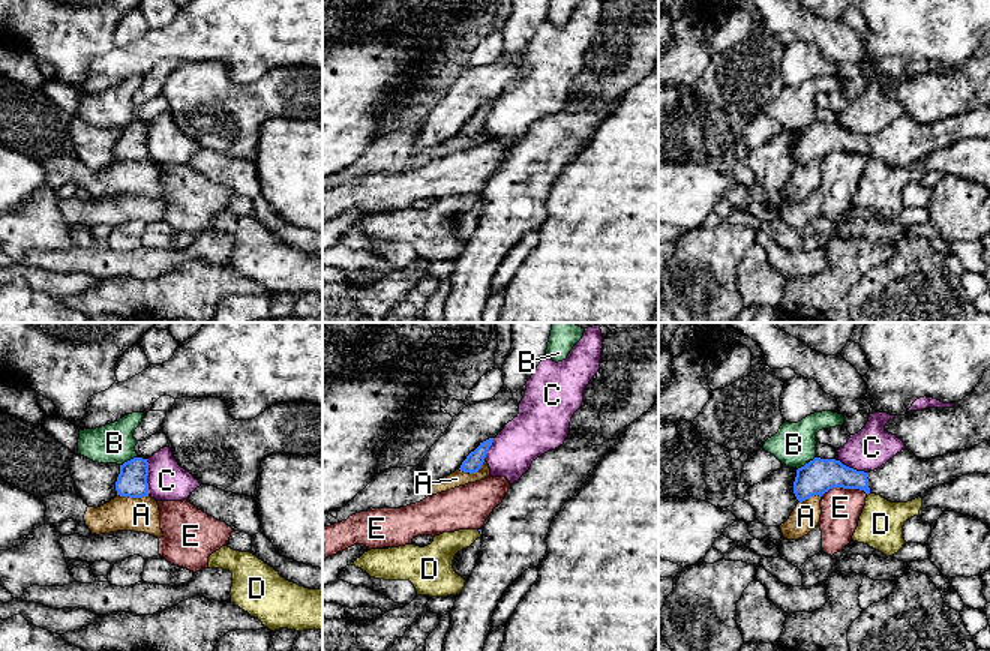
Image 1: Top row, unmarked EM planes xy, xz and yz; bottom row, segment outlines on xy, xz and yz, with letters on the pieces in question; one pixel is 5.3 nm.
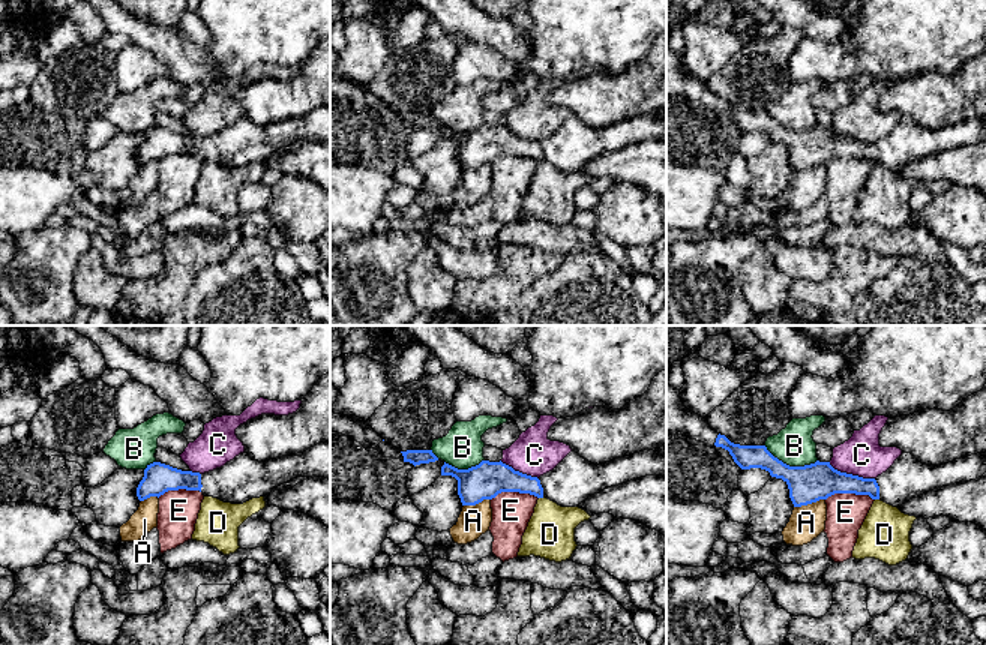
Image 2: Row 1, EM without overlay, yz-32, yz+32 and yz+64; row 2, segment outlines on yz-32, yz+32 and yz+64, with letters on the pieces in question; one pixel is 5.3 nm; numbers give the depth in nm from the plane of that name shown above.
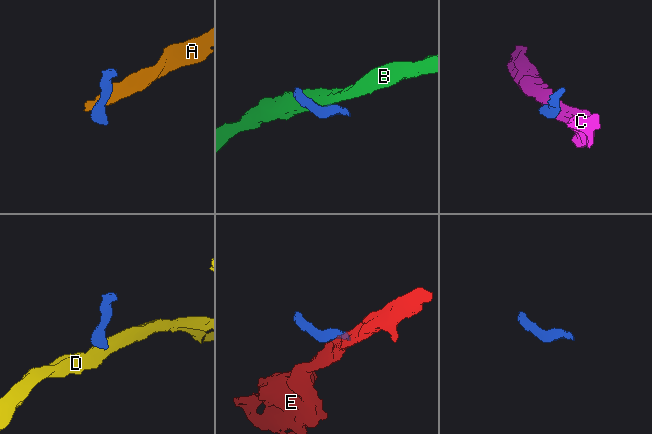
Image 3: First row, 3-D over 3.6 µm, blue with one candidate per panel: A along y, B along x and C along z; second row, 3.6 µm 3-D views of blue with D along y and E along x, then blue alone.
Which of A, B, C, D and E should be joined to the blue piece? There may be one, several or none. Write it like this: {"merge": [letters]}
{"merge": []}

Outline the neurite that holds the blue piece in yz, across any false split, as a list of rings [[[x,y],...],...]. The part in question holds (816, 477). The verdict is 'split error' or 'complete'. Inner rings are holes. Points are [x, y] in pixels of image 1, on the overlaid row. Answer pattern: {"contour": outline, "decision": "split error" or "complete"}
{"contour": [[[990,441],[934,459],[920,459],[908,448],[874,471],[856,471],[836,459],[814,458],[796,470],[794,494],[800,502],[832,488],[860,489],[891,502],[908,502],[962,476],[990,474]]], "decision": "split error"}

